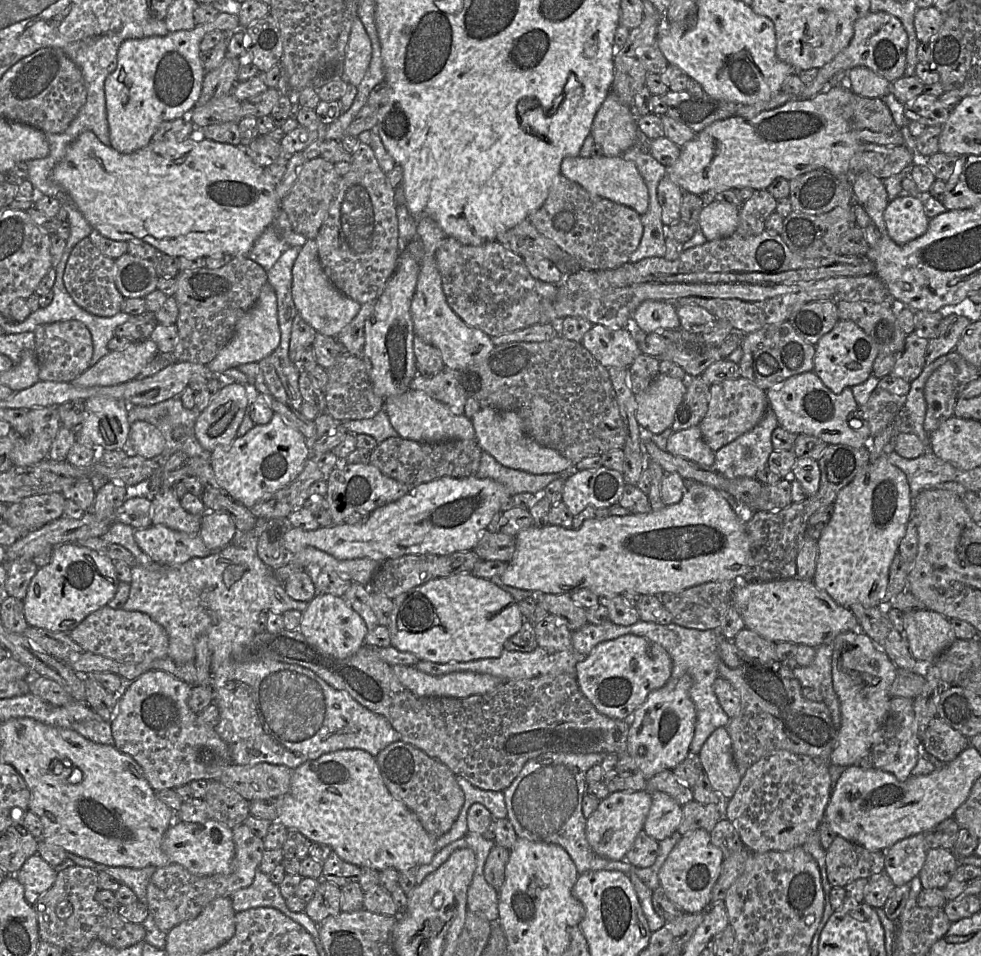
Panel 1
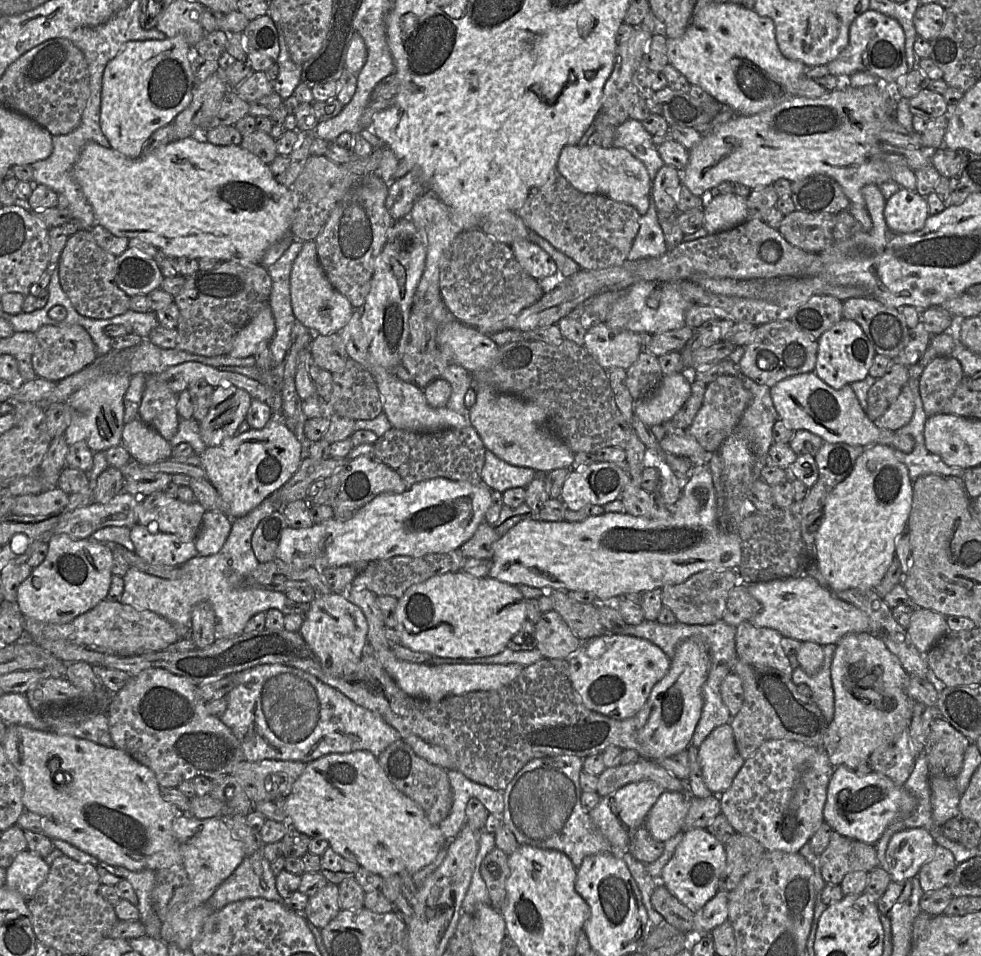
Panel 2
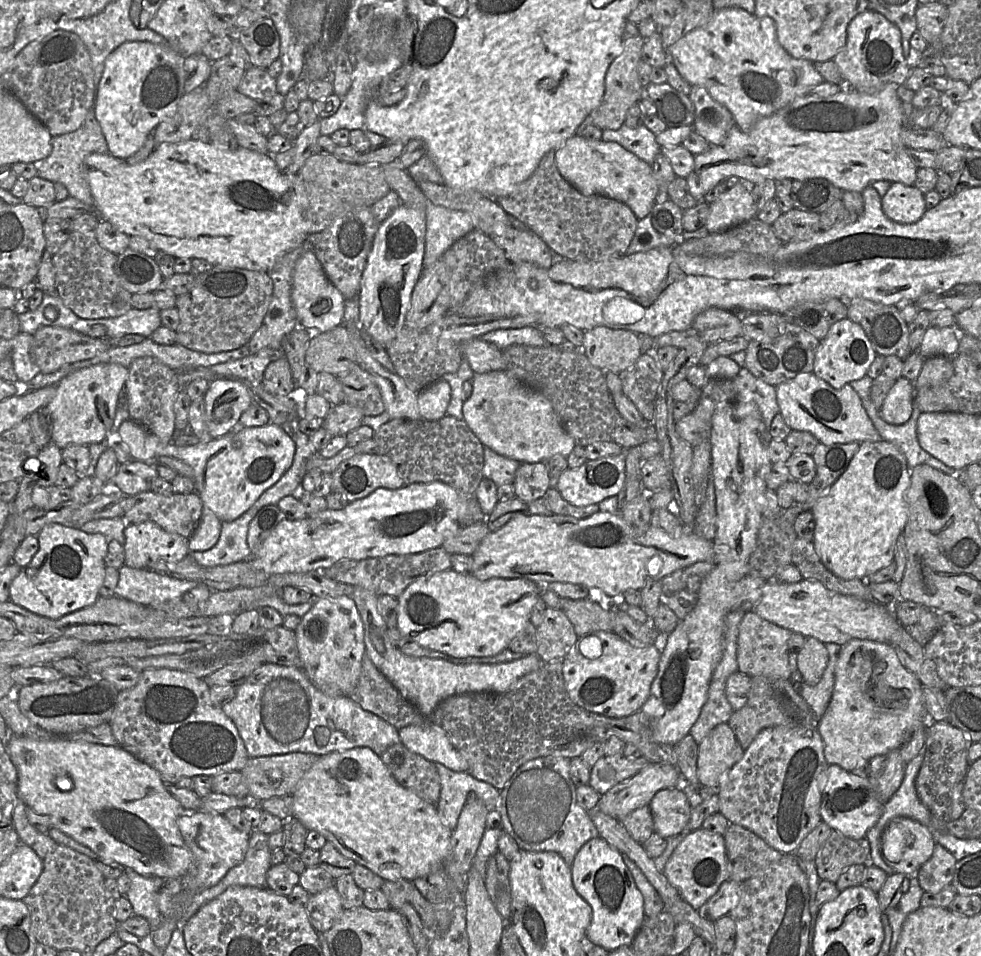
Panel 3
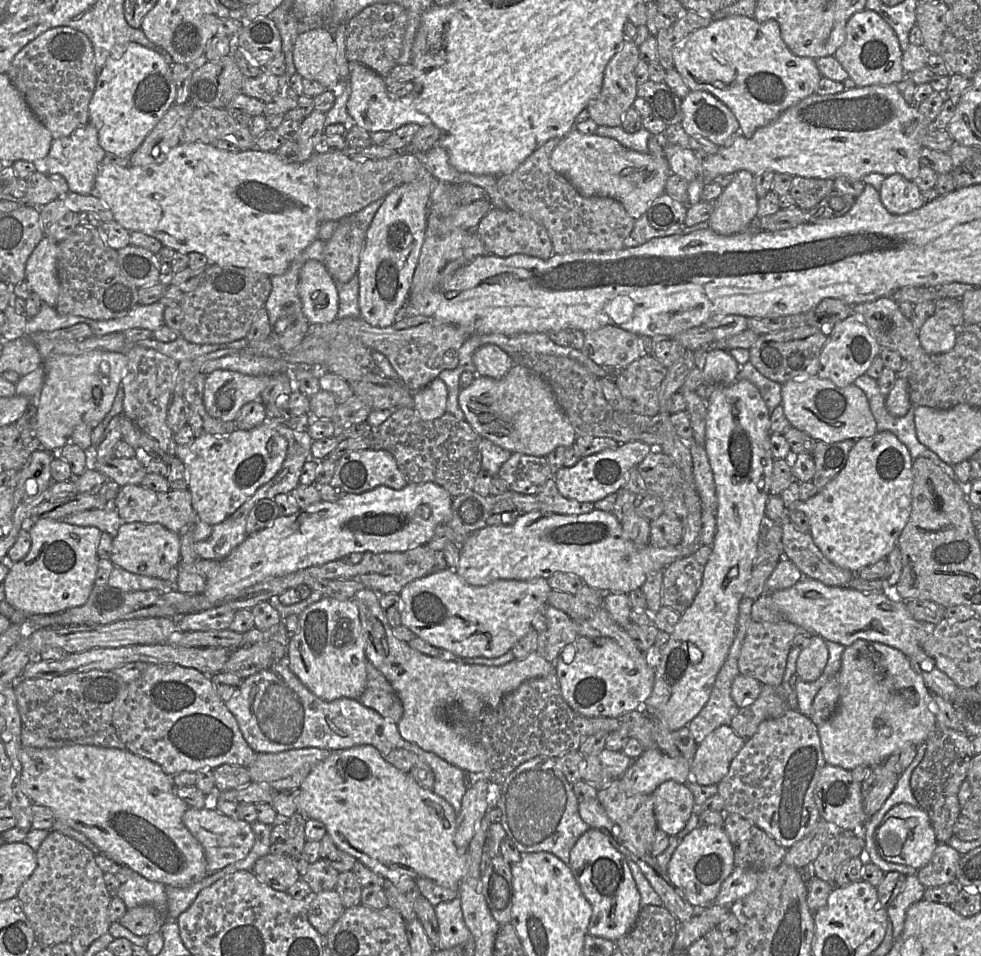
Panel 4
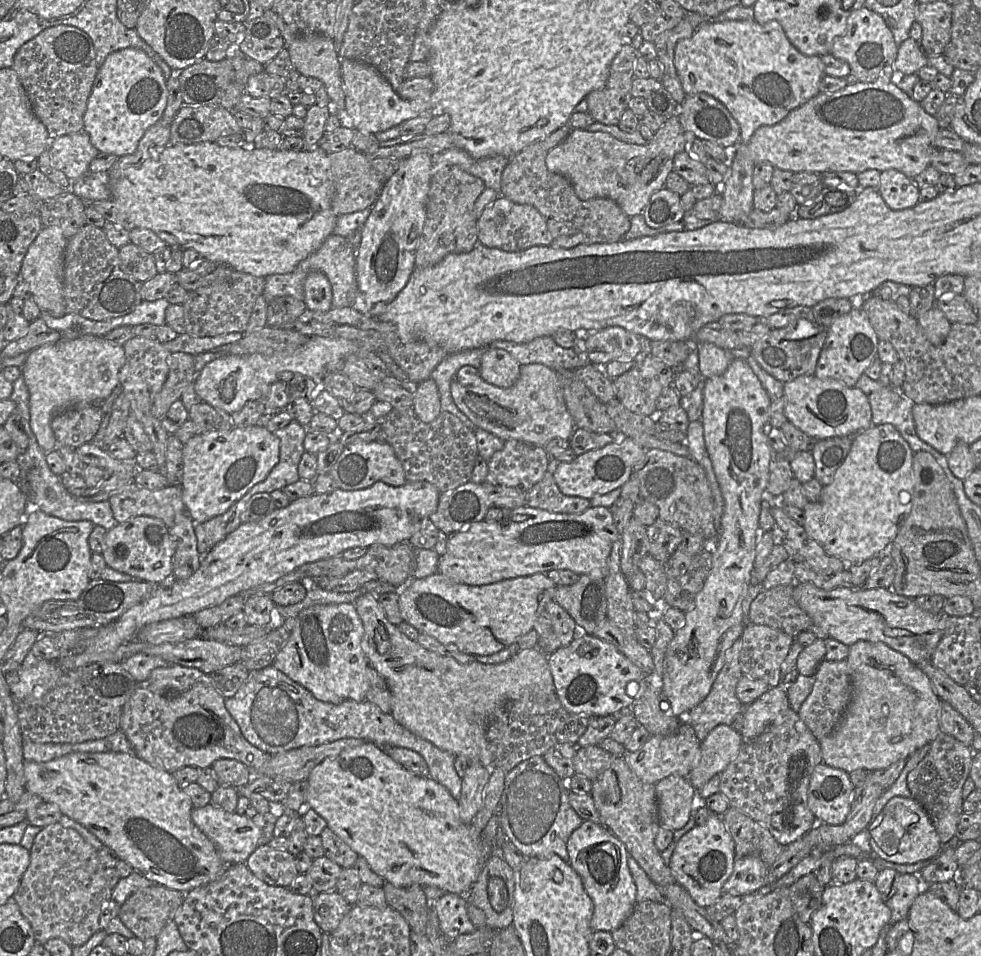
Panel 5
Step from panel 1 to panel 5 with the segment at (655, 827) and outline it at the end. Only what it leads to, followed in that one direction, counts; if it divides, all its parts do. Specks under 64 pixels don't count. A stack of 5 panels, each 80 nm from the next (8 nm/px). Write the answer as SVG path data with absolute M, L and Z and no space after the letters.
M670 775L655 784L660 825L676 831L685 826L693 812L695 789L689 779Z

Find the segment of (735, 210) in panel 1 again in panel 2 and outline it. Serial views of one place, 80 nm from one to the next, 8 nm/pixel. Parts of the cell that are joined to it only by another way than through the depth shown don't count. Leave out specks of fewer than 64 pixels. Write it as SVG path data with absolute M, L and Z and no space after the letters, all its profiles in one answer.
M733 192L722 194L706 199L703 228L708 234L716 234L734 228L747 217L747 198Z

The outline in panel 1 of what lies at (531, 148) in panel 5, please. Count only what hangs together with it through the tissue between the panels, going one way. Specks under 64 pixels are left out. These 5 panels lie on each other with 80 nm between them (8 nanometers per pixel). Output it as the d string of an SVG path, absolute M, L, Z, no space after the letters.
M562 174L552 182L546 199L540 207L529 213L526 218L545 237L555 242L570 254L582 269L608 270L629 262L630 255L636 250L643 234L641 215L634 209L615 203L609 199L591 194L581 185Z

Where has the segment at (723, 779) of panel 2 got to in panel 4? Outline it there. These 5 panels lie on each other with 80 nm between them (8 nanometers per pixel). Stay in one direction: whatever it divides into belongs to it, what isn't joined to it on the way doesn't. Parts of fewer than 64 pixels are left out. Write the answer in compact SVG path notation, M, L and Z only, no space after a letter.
M721 725L697 746L690 765L690 782L702 786L718 785L745 740L730 725Z

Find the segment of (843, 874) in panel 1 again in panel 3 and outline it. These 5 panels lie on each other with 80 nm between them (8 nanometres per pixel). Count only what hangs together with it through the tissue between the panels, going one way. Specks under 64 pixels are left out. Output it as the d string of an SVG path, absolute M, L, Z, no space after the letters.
M832 830L814 862L822 880L836 883L848 867L869 865L870 845L866 838L852 839Z

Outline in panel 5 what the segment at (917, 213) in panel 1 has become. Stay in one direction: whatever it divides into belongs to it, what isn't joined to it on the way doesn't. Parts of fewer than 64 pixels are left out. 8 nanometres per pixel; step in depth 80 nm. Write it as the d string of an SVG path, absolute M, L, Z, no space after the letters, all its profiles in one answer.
M896 169L881 172L878 191L892 210L912 208L921 201L920 189L913 179Z

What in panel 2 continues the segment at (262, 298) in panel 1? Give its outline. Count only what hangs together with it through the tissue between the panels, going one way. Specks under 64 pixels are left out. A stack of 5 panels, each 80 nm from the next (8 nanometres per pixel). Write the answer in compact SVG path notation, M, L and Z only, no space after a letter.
M266 303L238 332L228 354L234 358L254 356L264 350L274 333L274 316L270 305Z

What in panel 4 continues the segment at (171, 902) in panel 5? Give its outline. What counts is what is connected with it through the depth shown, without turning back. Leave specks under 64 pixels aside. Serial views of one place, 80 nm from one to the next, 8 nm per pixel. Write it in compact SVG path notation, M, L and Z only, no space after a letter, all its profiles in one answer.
M140 905L128 909L119 920L123 927L140 937L160 932L166 921L168 921L167 912L166 916L163 916L151 905Z

